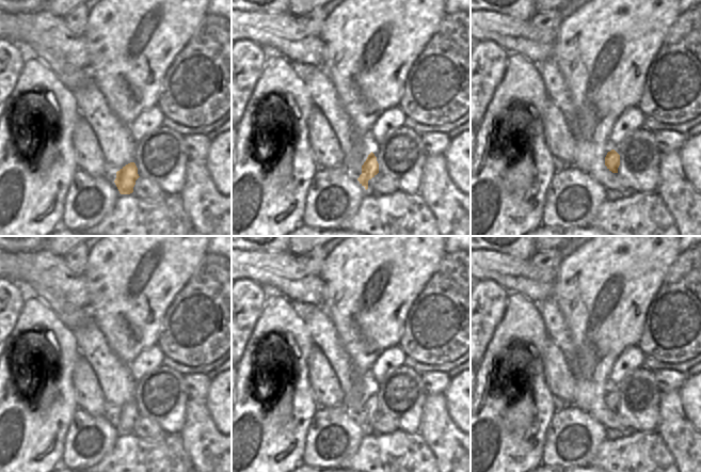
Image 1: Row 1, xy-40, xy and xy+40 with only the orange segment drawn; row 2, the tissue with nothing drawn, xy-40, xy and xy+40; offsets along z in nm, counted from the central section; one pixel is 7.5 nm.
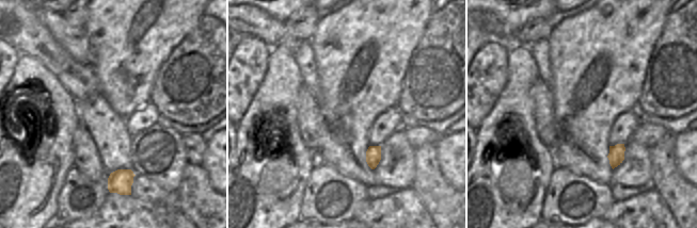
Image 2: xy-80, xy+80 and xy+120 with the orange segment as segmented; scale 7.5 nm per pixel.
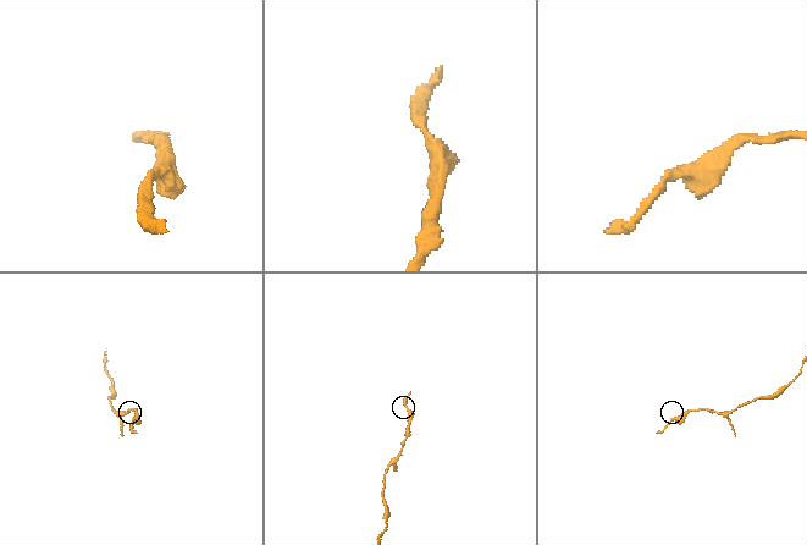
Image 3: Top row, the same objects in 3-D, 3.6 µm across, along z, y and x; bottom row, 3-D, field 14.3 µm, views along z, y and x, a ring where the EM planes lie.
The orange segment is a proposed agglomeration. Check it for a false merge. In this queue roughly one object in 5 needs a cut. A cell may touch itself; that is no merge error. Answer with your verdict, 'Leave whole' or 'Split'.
Leave whole

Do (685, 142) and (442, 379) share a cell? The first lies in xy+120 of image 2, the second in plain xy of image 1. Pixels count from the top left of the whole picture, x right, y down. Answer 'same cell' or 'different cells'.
different cells

